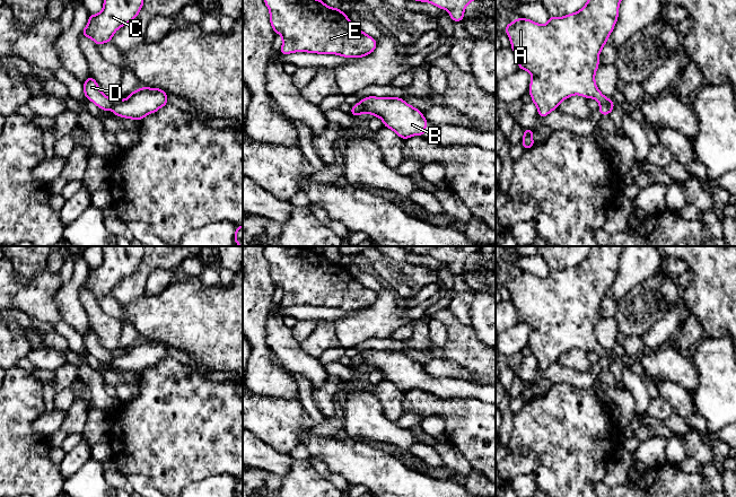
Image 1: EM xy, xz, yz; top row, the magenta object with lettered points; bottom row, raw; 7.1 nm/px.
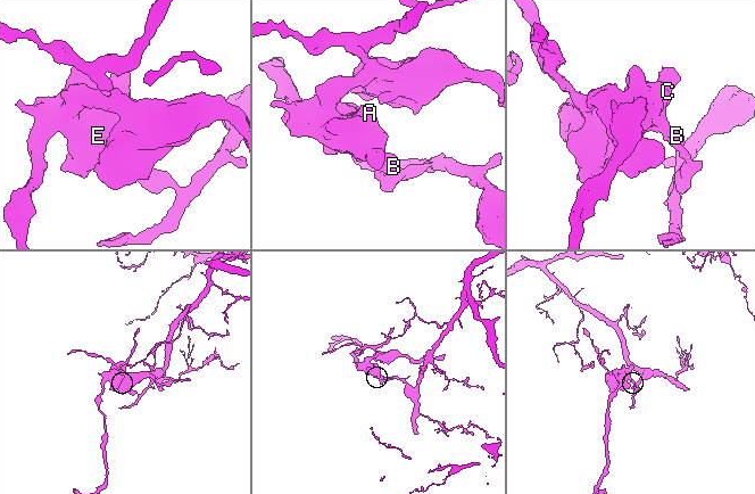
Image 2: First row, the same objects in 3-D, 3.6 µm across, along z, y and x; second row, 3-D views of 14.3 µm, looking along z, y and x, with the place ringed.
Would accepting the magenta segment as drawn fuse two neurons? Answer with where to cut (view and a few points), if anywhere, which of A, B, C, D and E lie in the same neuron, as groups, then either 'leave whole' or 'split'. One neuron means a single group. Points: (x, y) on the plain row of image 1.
yz (601, 356), (613, 358) | A C D E / B | split

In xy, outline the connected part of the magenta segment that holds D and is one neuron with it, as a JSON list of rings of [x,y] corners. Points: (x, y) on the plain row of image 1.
[[[88,329],[87,333],[82,337],[85,350],[90,352],[95,358],[97,358],[100,363],[107,364],[111,363],[115,356],[115,352],[105,349],[98,340],[97,334]]]

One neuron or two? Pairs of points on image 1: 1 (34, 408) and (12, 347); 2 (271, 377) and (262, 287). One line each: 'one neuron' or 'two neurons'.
1: two neurons
2: one neuron

